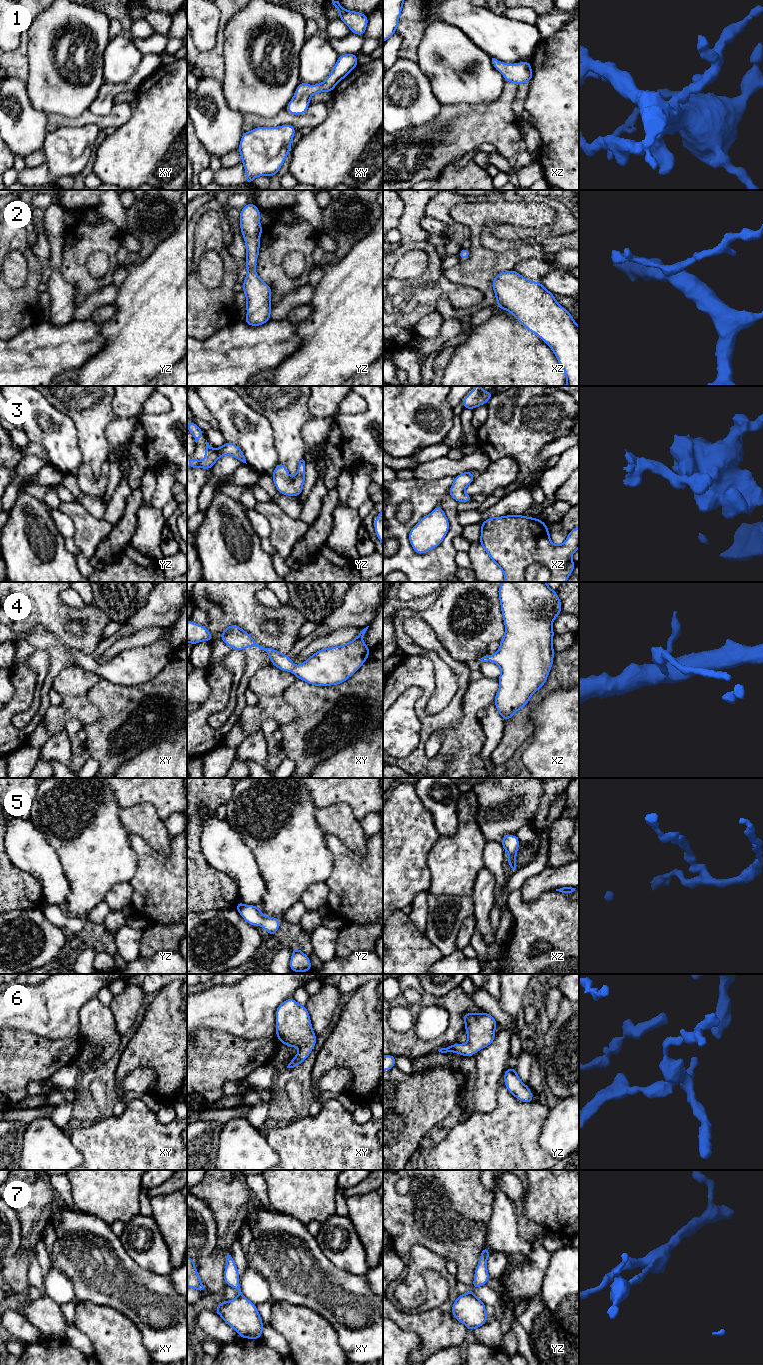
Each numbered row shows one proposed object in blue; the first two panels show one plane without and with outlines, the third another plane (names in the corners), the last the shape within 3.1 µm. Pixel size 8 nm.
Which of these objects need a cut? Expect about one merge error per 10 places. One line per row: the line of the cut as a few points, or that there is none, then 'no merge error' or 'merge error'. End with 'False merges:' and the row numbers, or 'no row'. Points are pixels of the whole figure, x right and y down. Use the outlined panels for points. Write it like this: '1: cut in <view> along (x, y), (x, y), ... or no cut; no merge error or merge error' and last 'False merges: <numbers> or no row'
1: no cut; no merge error
2: no cut; no merge error
3: no cut; no merge error
4: no cut; no merge error
5: no cut; no merge error
6: no cut; no merge error
7: no cut; no merge error
False merges: no row

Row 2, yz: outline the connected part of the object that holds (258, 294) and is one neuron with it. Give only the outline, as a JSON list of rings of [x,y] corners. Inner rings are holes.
[[[251,201],[240,211],[240,229],[247,253],[247,275],[243,282],[247,301],[244,322],[250,326],[260,326],[270,320],[271,287],[259,278],[255,270],[263,228],[260,225],[260,210]]]

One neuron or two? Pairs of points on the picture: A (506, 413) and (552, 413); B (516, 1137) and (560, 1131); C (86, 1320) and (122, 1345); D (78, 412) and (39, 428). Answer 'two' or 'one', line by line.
A: two
B: two
C: one
D: two

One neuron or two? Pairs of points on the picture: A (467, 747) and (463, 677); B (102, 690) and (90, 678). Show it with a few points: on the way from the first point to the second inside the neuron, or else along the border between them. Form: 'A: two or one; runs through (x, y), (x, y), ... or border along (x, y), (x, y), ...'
A: two; border along (470, 681), (462, 701), (461, 717)
B: two; border along (101, 678), (88, 693), (88, 699), (95, 707)

